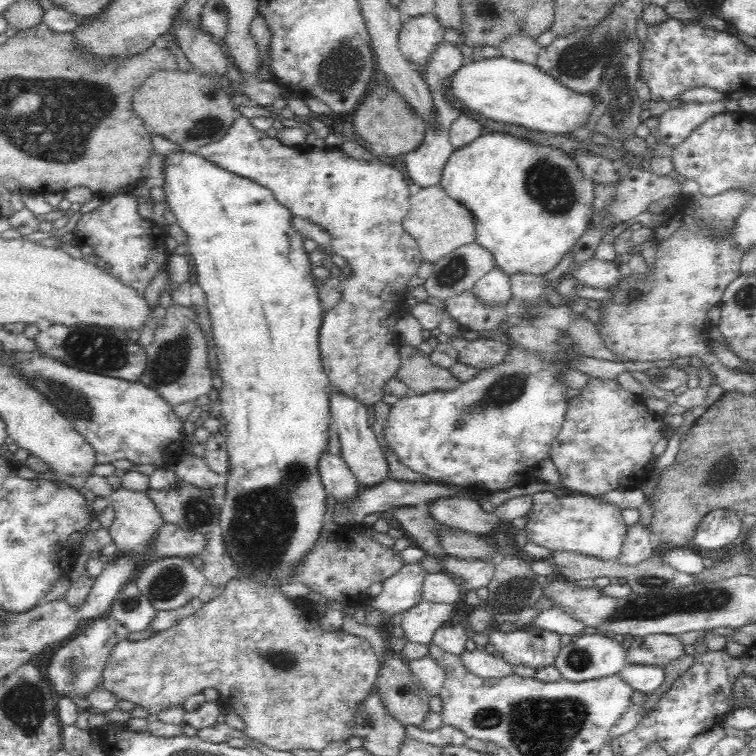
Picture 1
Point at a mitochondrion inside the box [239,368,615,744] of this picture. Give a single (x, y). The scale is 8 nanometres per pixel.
(509, 388)

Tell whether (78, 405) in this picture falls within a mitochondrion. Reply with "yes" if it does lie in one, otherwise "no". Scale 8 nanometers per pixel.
yes

